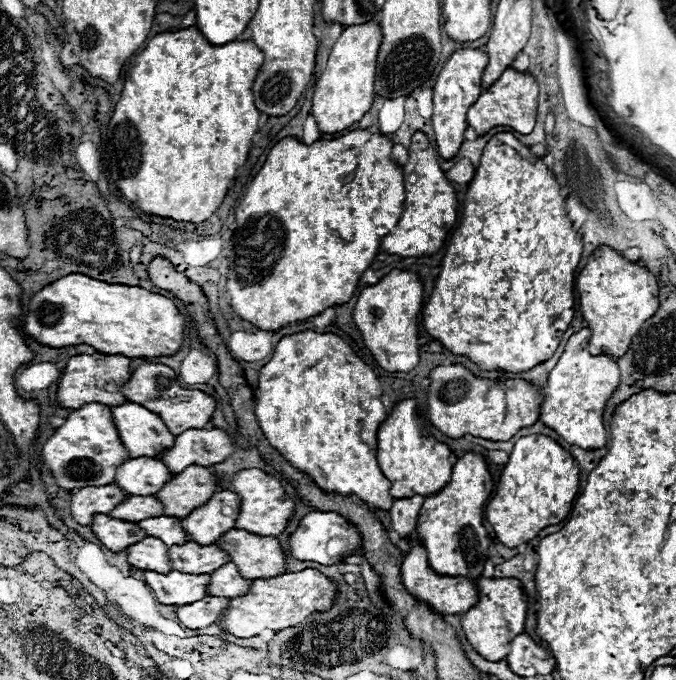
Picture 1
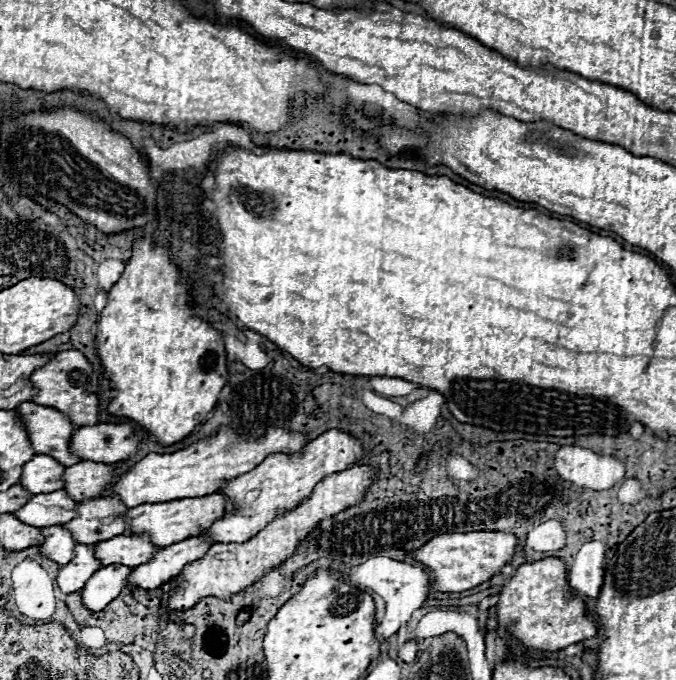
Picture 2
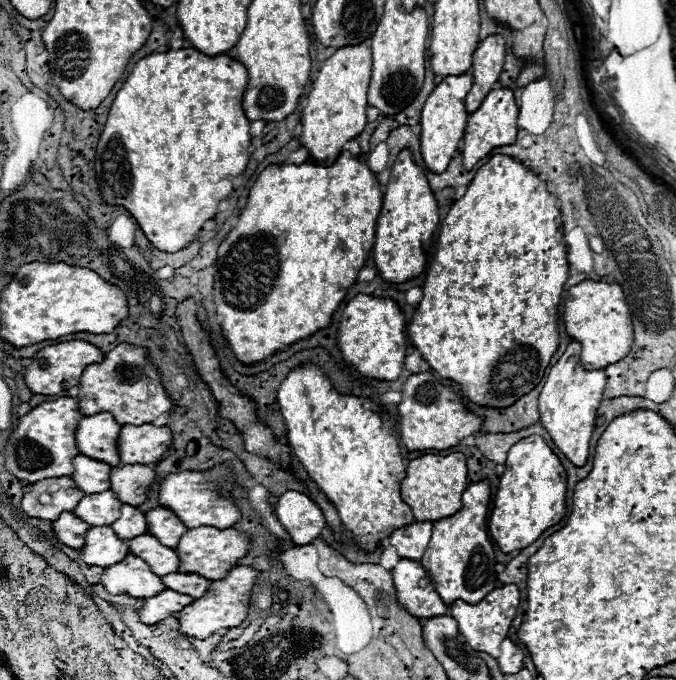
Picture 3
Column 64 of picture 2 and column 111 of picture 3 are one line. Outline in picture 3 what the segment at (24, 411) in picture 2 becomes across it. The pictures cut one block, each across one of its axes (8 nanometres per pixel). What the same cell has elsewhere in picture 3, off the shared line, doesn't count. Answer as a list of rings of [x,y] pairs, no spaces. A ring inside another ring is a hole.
[[[108,412],[82,418],[76,428],[78,452],[98,462],[118,466],[120,462],[116,452],[116,440],[118,440],[120,428],[122,426]]]

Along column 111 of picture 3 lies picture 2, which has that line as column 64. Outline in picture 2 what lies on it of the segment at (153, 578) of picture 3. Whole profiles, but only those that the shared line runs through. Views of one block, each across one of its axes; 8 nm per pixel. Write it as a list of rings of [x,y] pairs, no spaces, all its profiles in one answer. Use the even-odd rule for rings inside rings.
[[[78,544],[76,556],[70,560],[70,564],[62,566],[58,574],[60,590],[66,592],[78,592],[84,588],[88,578],[102,568],[102,562],[94,556],[94,544]]]

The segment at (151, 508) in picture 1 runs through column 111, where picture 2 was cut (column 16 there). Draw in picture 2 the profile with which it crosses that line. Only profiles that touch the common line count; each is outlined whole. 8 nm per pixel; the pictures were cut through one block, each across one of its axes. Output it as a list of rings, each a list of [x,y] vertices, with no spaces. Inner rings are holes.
[[[66,490],[42,494],[42,496],[32,496],[26,506],[22,506],[14,516],[18,516],[22,522],[38,528],[46,526],[58,526],[66,524],[72,518],[78,516],[78,502],[70,498]]]

